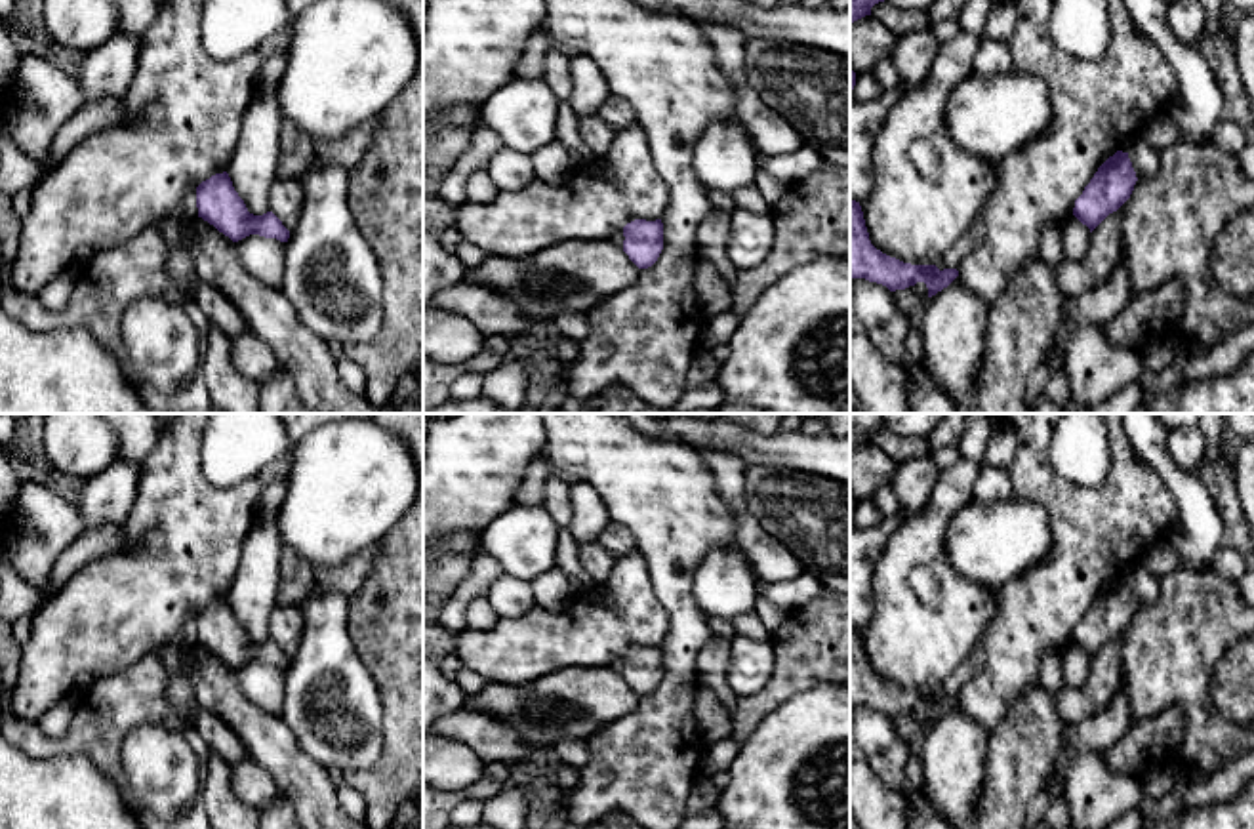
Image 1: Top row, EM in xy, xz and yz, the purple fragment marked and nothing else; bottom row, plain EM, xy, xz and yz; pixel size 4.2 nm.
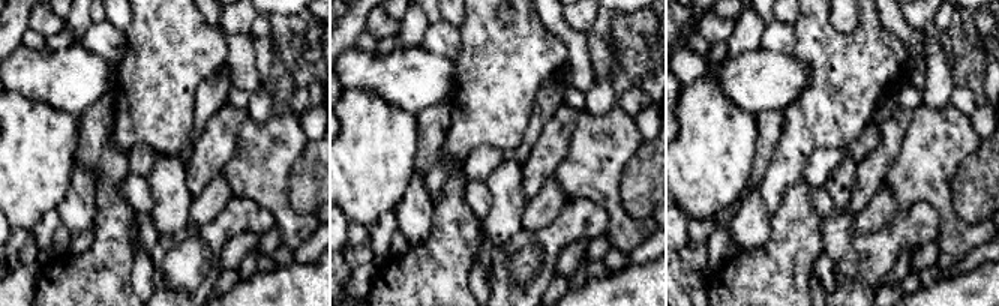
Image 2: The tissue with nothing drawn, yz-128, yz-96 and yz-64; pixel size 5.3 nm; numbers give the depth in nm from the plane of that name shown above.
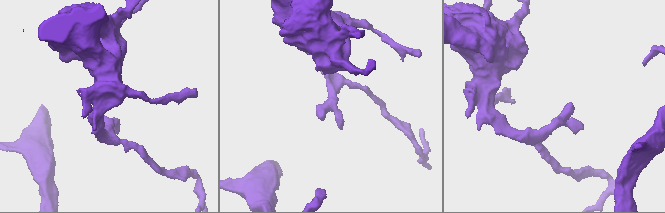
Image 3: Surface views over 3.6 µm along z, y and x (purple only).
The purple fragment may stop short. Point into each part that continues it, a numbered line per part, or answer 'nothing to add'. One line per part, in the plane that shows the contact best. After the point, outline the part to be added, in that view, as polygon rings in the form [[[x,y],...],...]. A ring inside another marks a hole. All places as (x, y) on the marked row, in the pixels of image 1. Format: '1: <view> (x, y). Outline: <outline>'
nothing to add

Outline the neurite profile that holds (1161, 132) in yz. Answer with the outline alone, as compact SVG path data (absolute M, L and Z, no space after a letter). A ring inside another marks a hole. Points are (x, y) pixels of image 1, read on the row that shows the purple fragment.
M1163 111L1142 128L1138 139L1145 145L1151 145L1157 151L1164 151L1178 143L1182 135L1170 112Z

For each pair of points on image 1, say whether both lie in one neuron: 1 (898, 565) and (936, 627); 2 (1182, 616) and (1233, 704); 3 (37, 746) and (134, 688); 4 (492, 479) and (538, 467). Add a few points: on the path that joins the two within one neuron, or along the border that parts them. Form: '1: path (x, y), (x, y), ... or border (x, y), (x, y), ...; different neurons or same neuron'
1: path (898, 580), (898, 591), (921, 614); same neuron
2: border (1233, 643), (1211, 687), (1222, 715); different neurons
3: path (61, 746), (82, 738), (109, 711); same neuron
4: border (544, 454), (528, 465), (513, 502); different neurons

